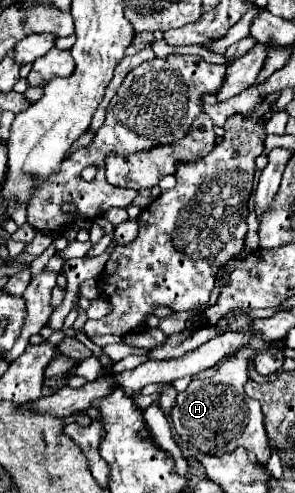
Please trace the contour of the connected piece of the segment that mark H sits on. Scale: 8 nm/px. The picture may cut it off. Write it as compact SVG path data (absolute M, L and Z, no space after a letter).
M234 355L218 367L214 377L194 379L184 393L178 393L170 417L178 437L196 447L200 453L220 455L226 451L230 453L236 447L244 447L256 455L258 465L266 467L270 459L270 445L262 421L260 403L244 393L246 381L246 359Z

